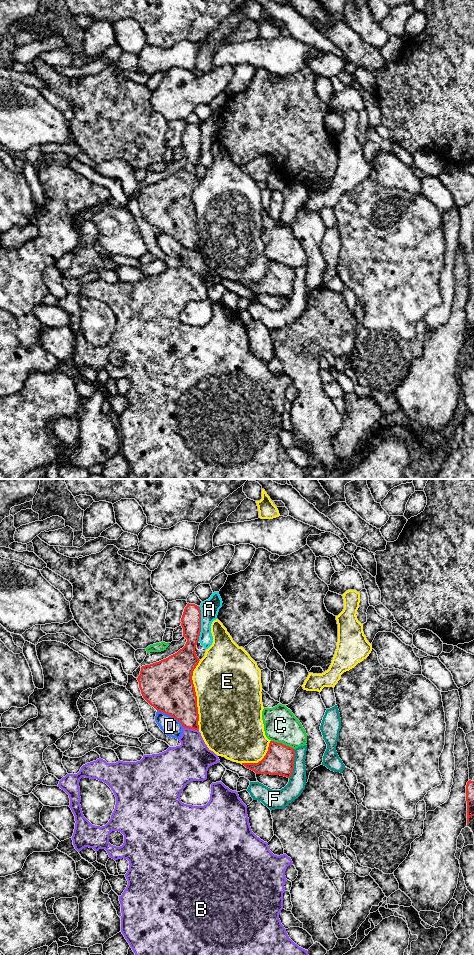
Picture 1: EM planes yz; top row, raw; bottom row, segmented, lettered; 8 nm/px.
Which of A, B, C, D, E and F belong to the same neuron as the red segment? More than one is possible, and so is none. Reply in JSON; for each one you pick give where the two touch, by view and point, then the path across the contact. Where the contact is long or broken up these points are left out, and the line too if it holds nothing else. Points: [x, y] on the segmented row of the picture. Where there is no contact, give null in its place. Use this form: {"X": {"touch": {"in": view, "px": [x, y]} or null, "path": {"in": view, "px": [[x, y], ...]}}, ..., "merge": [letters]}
{"merge": []}

